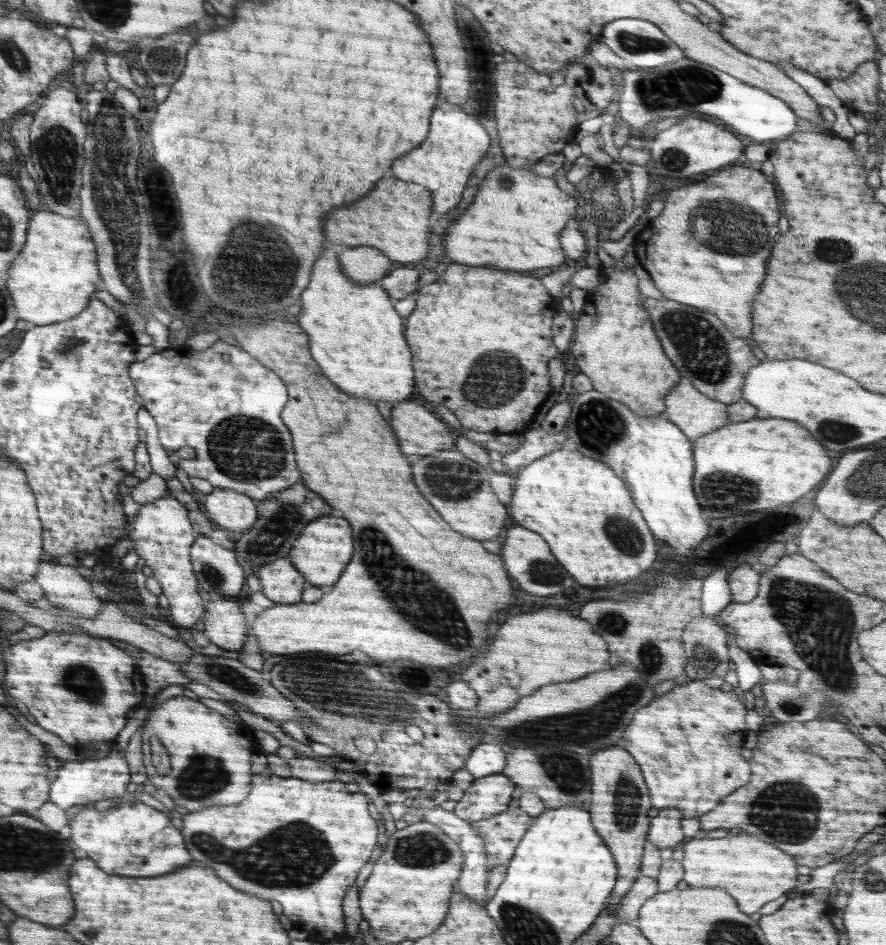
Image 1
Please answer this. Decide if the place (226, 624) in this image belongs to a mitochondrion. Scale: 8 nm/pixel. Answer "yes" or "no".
no

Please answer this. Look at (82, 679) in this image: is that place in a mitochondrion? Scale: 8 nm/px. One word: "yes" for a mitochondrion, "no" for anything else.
yes

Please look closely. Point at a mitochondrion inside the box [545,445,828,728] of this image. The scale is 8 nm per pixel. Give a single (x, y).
(742, 493)

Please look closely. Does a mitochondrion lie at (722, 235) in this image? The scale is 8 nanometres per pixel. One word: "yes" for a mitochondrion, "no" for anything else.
yes

